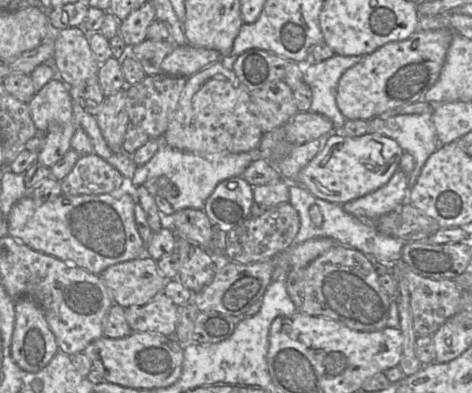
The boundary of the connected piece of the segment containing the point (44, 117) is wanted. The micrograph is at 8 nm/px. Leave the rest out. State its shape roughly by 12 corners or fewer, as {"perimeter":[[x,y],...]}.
{"perimeter":[[61,79],[27,104],[39,134],[73,120],[73,100]]}

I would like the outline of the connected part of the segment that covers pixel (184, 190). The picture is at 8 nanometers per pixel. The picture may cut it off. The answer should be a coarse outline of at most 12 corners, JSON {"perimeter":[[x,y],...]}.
{"perimeter":[[163,143],[137,167],[138,187],[164,176],[174,211],[203,209],[219,183],[242,177],[258,148],[199,155]]}

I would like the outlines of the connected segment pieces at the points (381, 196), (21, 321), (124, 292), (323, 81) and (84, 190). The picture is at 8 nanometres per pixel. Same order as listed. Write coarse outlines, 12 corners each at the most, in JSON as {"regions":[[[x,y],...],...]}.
{"regions":[[[398,169],[377,190],[341,205],[377,219],[408,202],[409,174]],[[15,300],[10,351],[31,373],[59,351],[42,308]],[[151,257],[117,263],[99,275],[114,304],[142,306],[168,280]],[[333,55],[303,65],[312,91],[309,111],[329,118],[347,120],[336,103],[338,81],[365,55]],[[92,153],[60,183],[65,195],[127,191],[125,179]]]}

